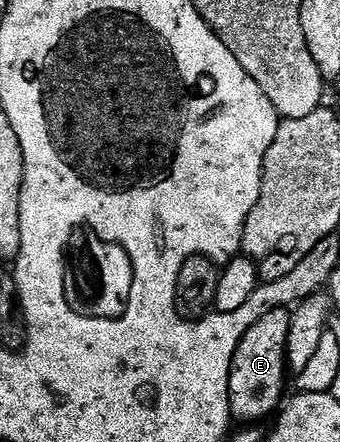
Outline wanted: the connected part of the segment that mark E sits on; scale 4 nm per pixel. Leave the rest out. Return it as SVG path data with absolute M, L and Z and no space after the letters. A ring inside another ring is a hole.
M273 308L270 310L270 312L267 312L267 310L262 311L259 322L255 322L255 326L251 326L251 330L247 330L247 334L243 334L243 338L235 350L235 358L231 362L231 374L229 375L229 410L234 421L245 420L241 422L257 422L253 420L265 420L269 415L272 417L274 413L276 413L278 409L282 407L283 397L286 395L285 376L287 377L287 361L285 359L285 355L287 354L287 336L291 330L291 322L289 321L289 317L290 313L288 311L284 312L284 310L281 308Z

